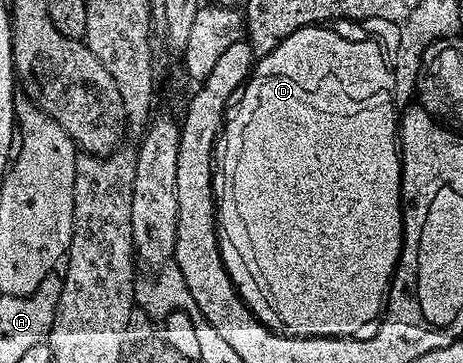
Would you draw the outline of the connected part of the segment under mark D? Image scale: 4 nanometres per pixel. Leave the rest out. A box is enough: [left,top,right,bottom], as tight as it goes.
[220,26,404,338]

